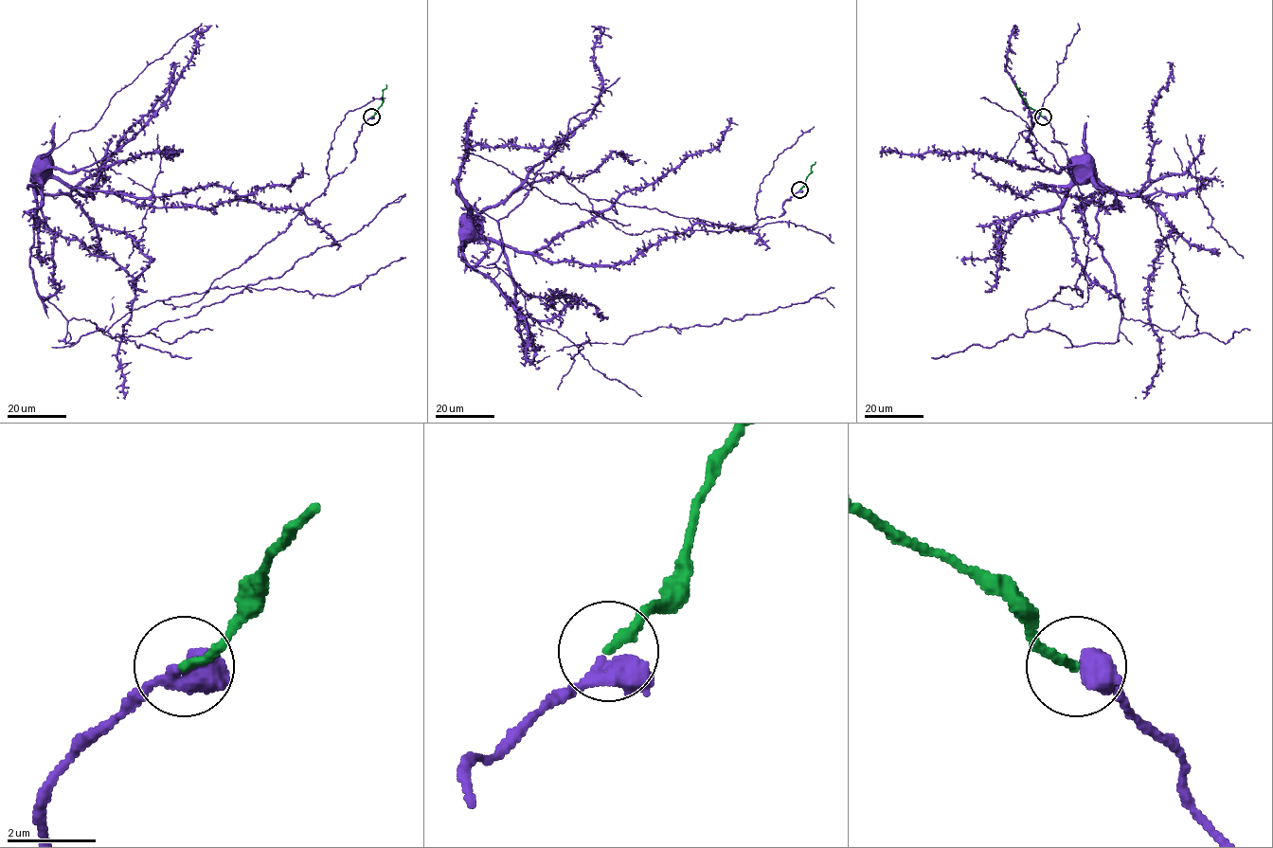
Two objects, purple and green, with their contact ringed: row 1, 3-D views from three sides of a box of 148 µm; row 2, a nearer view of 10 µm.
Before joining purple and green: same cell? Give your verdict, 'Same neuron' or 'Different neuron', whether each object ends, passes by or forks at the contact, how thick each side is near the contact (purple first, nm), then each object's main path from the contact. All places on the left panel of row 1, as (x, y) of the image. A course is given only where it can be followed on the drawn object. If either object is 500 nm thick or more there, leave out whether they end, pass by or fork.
Same neuron. At the ring purple passes by. At the ring green ends. Thickness 420 nm (purple) against 200 nm. Course of purple: (370, 117), (355, 157), (302, 211), (242, 201), (152, 207), (71, 188), (47, 161), (39, 168). Course of green: (370, 117), (381, 104), (385, 84)

